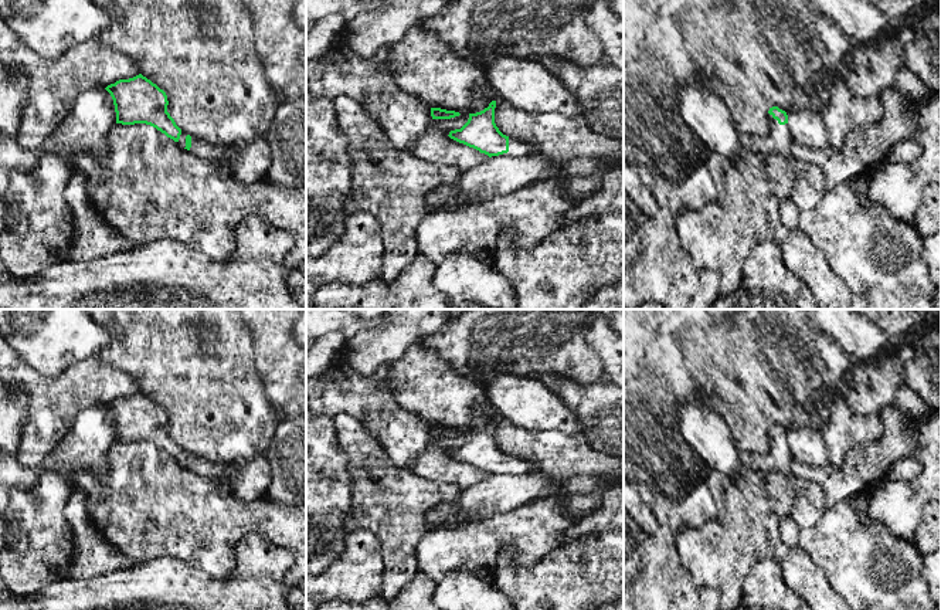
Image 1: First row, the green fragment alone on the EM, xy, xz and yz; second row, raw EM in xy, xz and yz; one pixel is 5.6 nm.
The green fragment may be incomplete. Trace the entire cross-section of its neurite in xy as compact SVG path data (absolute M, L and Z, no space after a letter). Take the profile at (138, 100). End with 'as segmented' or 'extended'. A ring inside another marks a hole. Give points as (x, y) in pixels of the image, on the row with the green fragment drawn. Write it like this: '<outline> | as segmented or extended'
M142 74L119 79L105 89L113 99L116 123L146 123L203 159L218 160L222 156L224 146L190 136L176 125L167 112L166 92Z | extended

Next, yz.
M772 106L768 111L770 125L764 138L751 136L748 133L740 133L740 145L748 152L757 155L778 153L782 156L792 156L792 139L788 125L788 115L778 106Z | extended

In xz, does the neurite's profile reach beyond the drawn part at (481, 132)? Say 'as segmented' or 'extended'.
extended

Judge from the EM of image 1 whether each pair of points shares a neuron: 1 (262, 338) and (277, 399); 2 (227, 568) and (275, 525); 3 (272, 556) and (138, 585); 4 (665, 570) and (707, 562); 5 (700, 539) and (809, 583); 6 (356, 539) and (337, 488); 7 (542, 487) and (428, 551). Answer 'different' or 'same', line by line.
1: same
2: same
3: same
4: different
5: same
6: different
7: different

